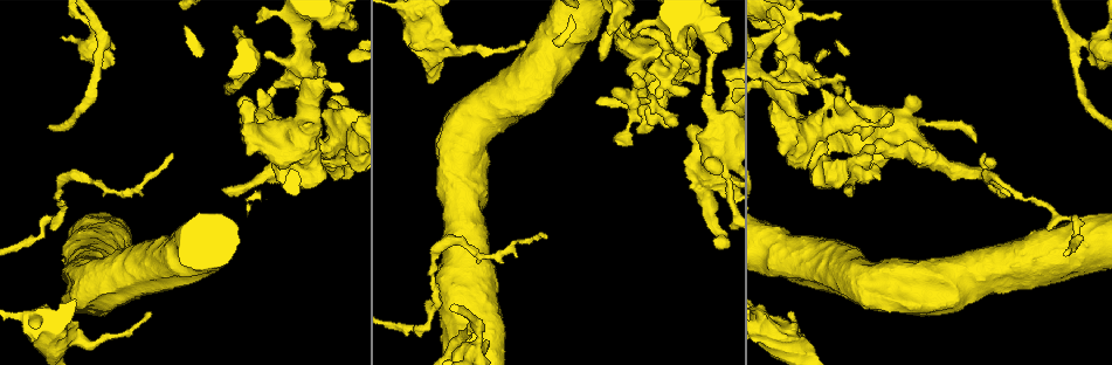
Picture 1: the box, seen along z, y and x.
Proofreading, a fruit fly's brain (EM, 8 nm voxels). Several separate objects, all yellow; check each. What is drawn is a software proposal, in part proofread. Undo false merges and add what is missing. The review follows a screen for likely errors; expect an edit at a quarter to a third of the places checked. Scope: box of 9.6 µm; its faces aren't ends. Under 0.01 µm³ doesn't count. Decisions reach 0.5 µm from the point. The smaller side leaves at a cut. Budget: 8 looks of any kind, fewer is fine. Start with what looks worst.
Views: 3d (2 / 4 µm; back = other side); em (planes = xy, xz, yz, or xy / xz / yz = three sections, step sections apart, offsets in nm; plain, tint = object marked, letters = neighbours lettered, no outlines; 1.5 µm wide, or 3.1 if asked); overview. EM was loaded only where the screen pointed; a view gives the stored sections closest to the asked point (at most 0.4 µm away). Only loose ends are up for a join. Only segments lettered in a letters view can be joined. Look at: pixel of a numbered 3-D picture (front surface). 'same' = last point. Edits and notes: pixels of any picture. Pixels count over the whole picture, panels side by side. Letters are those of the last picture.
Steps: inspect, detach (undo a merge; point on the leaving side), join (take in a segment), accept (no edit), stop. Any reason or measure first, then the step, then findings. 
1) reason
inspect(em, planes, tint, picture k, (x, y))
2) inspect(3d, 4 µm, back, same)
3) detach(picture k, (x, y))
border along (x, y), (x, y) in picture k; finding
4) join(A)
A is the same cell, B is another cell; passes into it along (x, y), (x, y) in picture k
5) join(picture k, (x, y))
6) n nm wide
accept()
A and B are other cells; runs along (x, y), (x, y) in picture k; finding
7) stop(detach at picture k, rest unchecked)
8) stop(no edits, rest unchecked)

free end
inspect(em, planes, letters, picture 1, (806, 92))

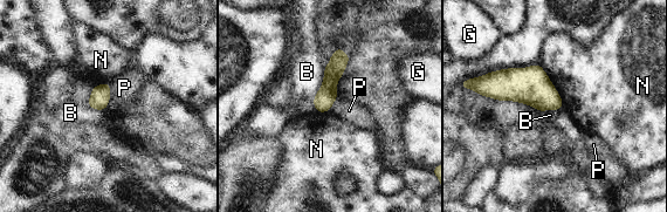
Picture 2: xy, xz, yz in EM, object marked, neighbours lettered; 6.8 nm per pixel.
140 nm wide
accept()
B, G, N and P are other cells; runs along (338, 52), (337, 66), (320, 109) in picture 2; no lettered segment goes on from it

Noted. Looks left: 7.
tapers out
inspect(3d, 2 µm, back, picture 1, (984, 153))

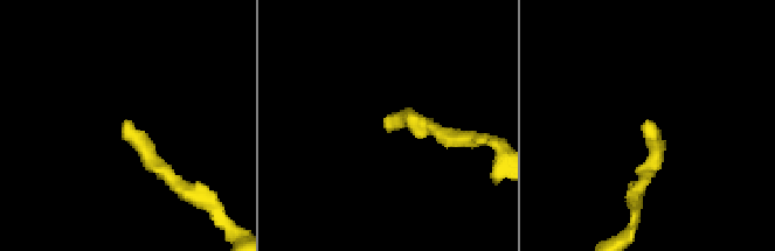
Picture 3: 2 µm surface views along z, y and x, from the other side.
inspect(em, planes, tint, picture 3, (125, 119))

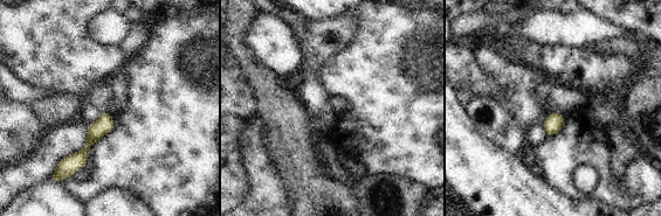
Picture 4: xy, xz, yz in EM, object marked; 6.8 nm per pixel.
inspect(em, planes, letters, same)

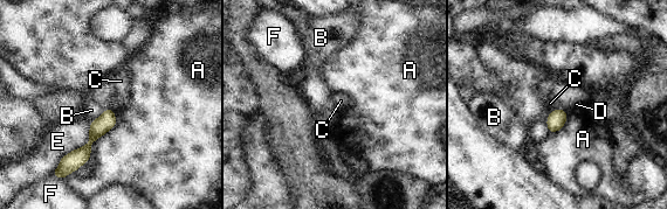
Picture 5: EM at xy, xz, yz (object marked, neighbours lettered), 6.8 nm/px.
accept()
A, B, C, D, E and F are other cells; border along (109, 108), (115, 113) in picture 5; none of them fits

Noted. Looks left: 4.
branch stops here
inspect(em, yz, step 8, letters, picture 1, (780, 27))

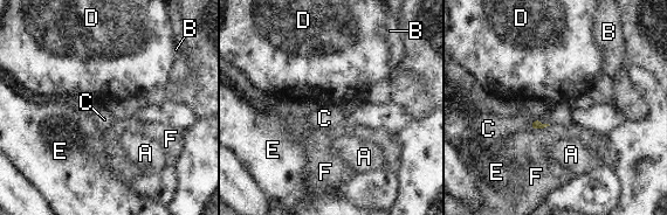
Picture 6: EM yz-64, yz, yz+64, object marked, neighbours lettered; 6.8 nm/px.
cut it another way
inspect(em, planes, letters, same)

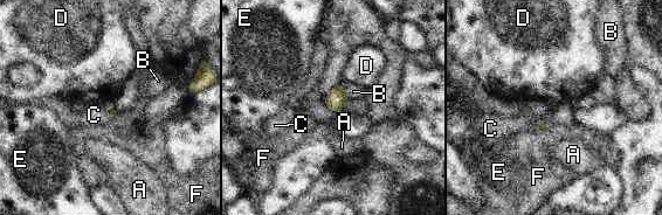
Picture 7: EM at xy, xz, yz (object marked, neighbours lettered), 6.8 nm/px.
C touches over 150 nm
accept()
A, B, C, D, E and F are other cells; no lettered segment goes on from it

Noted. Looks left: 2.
four-way junction
inspect(em, yz, step 8, tint, picture 1, (104, 45))

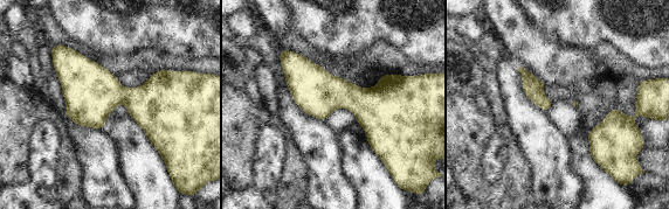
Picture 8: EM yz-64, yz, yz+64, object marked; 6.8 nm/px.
inspect(em, yz, step 8, letters, same)

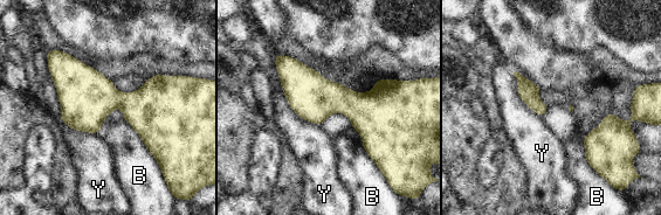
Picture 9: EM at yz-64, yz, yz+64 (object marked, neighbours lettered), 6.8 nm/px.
accept()
B and Y are other cells; border along (124, 119), (139, 136), (160, 167) in picture 9; continuous, no second neuron

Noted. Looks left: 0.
stop(no edits, rest unchecked)

